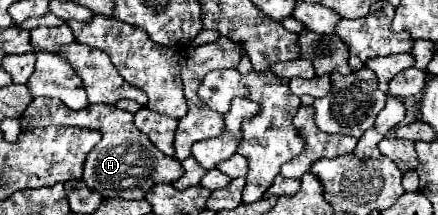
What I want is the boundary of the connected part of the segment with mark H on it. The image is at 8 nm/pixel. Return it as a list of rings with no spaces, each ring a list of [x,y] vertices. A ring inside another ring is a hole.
[[[35,97],[33,103],[25,109],[21,117],[21,129],[47,127],[47,125],[75,125],[83,129],[95,129],[103,135],[99,145],[89,153],[85,161],[83,181],[105,199],[123,197],[123,199],[145,199],[145,193],[155,183],[173,183],[183,175],[181,161],[167,157],[151,145],[149,137],[145,137],[135,125],[133,115],[113,105],[87,105],[87,109],[67,109],[63,101],[55,101],[51,97]]]

